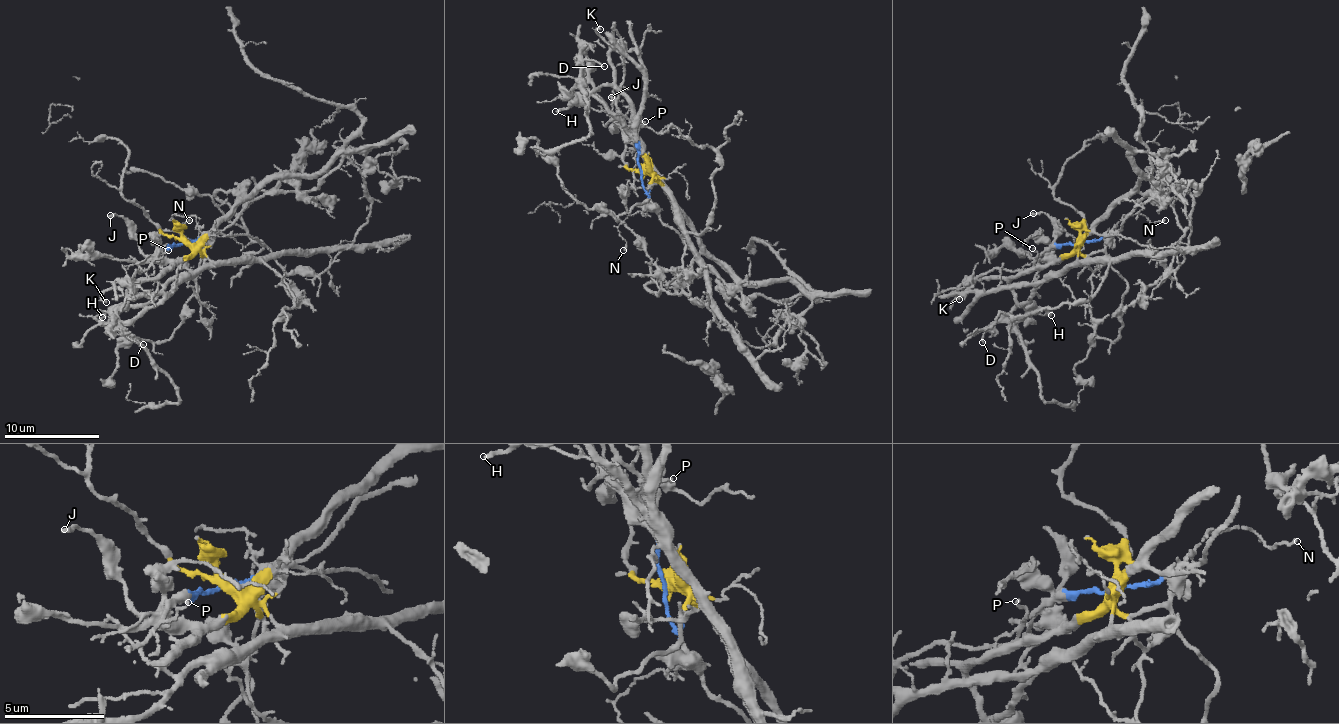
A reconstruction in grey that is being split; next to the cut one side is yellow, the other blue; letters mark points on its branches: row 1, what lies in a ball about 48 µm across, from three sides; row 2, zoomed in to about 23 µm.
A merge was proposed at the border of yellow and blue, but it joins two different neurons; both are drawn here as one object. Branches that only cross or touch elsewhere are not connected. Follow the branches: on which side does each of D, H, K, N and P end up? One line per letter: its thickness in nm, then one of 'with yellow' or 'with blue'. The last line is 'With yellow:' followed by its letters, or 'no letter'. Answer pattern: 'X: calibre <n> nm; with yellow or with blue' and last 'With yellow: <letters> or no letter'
D: calibre 110 nm; with yellow
H: calibre 240 nm; with yellow
K: calibre 220 nm; with blue
N: calibre 140 nm; with blue
P: calibre 110 nm; with blue
With yellow: D, H

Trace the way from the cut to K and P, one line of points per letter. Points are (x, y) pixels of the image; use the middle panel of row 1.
K: (642, 170), (639, 139), (627, 116), (617, 109), (623, 54), (597, 33), (600, 28)
P: (642, 170), (639, 139), (630, 123), (646, 121)

